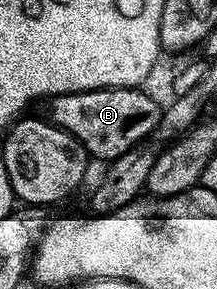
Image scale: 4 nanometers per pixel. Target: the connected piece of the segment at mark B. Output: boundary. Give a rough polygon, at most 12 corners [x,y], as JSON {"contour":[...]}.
{"contour":[[113,86],[48,99],[48,121],[108,164],[144,143],[162,107]]}

